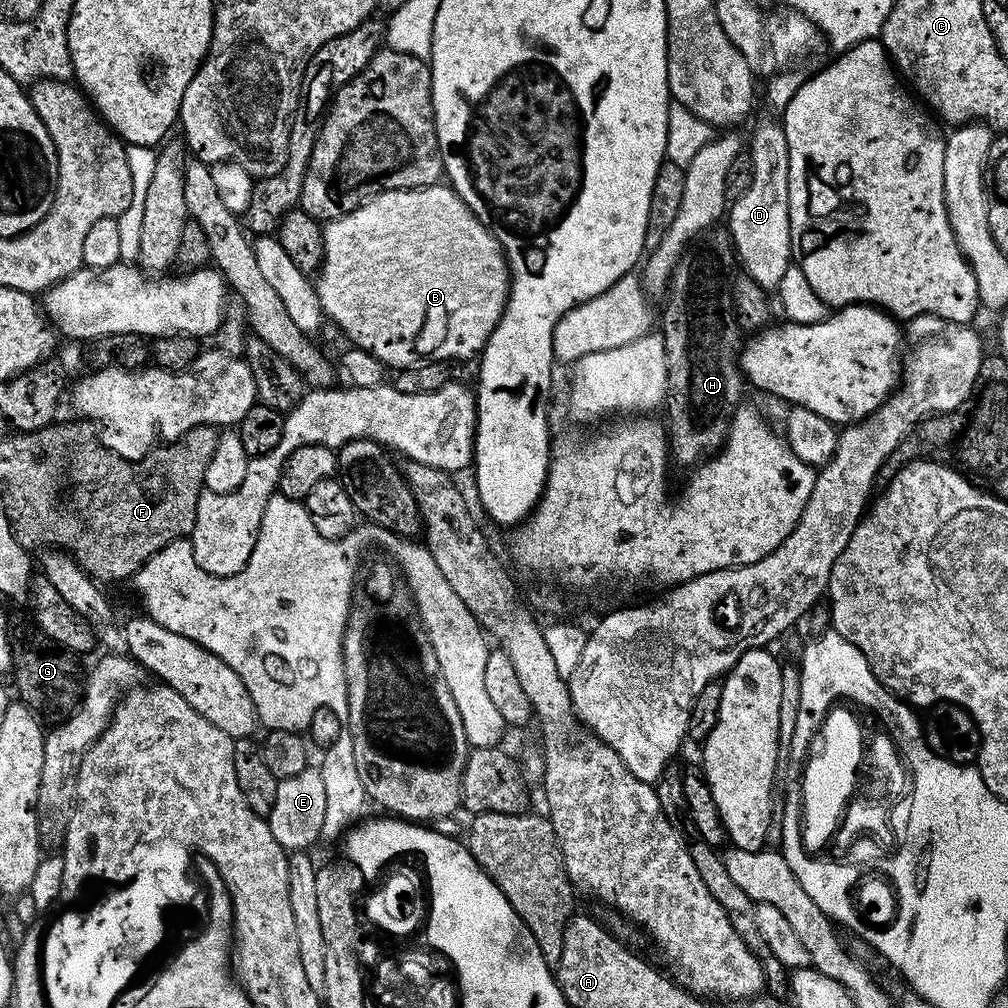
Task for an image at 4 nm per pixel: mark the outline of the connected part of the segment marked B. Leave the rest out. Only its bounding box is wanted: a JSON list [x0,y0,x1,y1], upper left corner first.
[314,183,510,370]

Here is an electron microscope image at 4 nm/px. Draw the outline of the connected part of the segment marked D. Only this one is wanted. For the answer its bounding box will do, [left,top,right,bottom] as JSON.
[726,121,794,290]

